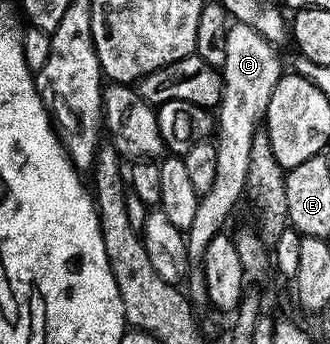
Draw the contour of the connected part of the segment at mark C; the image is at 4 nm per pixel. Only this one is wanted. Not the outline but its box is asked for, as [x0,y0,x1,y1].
[186,21,282,303]

